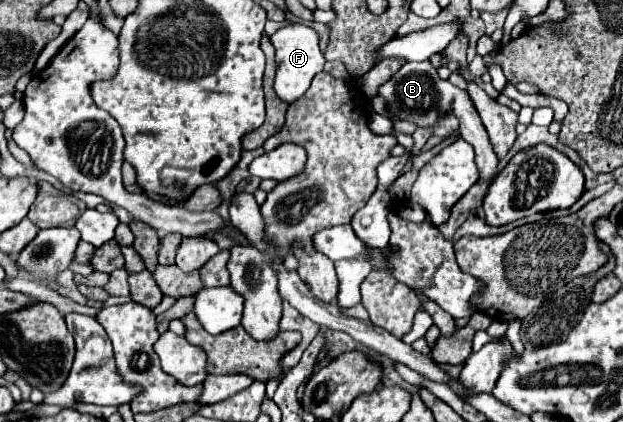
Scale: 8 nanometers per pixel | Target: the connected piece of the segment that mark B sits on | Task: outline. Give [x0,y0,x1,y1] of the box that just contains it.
[380,61,498,179]

